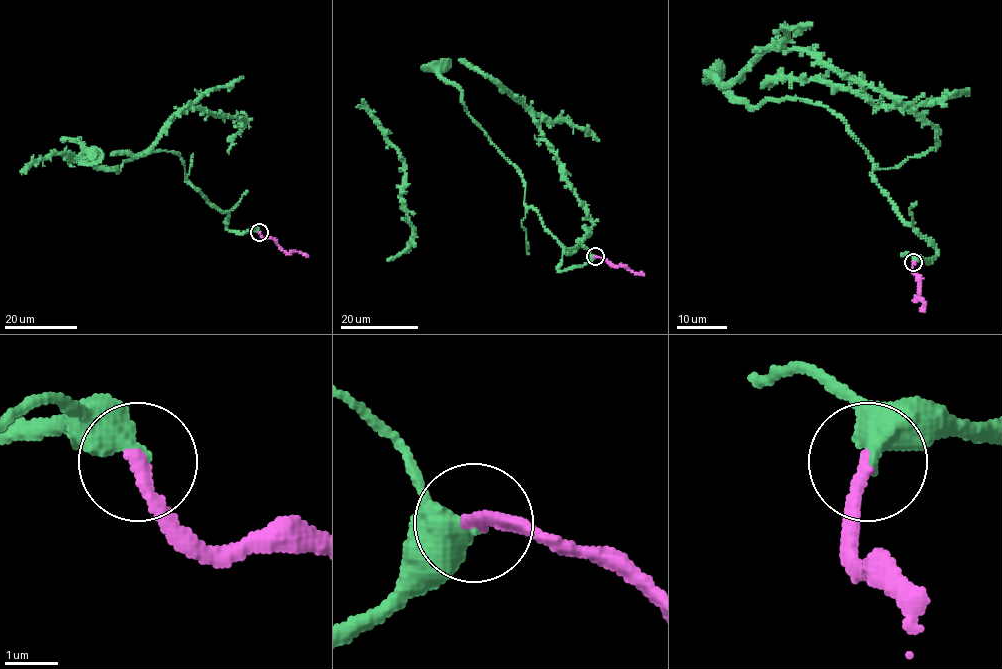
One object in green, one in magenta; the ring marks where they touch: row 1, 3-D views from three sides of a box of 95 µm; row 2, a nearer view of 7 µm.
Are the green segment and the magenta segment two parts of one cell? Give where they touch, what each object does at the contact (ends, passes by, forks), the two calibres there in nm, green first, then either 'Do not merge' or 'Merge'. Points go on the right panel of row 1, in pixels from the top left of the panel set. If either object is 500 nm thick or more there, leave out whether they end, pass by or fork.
Place: (913, 262). At the ring green ends. At the ring magenta ends. Thickness 480 nm (green) against 280 nm. Merge

